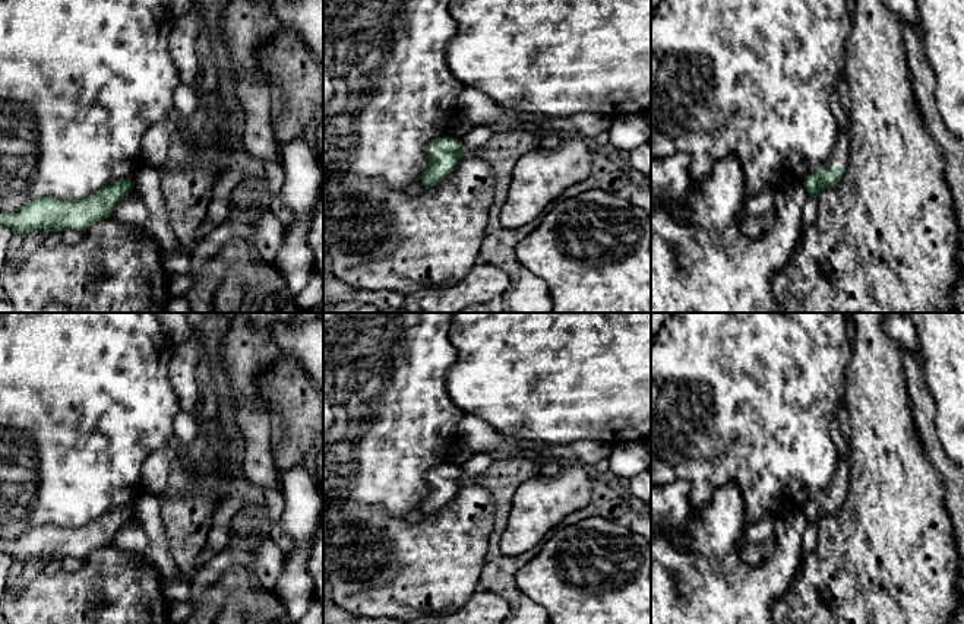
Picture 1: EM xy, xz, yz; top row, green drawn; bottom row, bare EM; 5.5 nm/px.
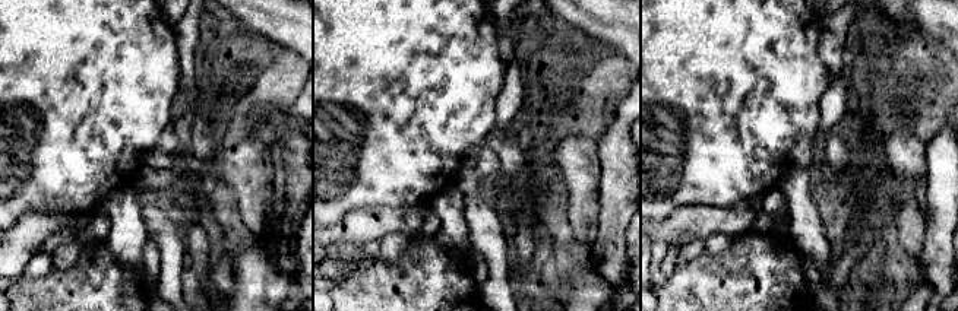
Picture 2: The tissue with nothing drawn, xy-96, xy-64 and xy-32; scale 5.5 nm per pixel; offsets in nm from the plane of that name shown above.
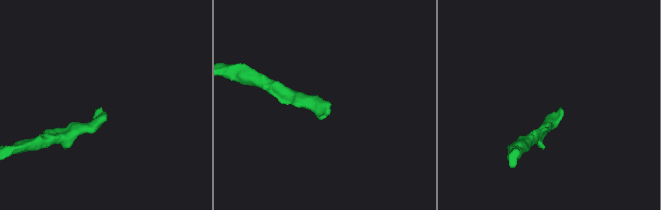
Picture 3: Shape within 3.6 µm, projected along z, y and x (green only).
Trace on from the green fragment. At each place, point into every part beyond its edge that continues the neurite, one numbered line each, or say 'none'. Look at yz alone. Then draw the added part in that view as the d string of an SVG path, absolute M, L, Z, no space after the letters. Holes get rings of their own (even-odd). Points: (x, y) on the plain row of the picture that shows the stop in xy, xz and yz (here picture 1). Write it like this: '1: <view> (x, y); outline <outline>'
1: yz (840, 484); outline M841 463L837 471L835 471L835 476L831 482L831 485L828 487L826 491L819 492L813 501L819 500L819 498L825 498L826 495L832 494L832 495L844 495L848 491L848 468Z

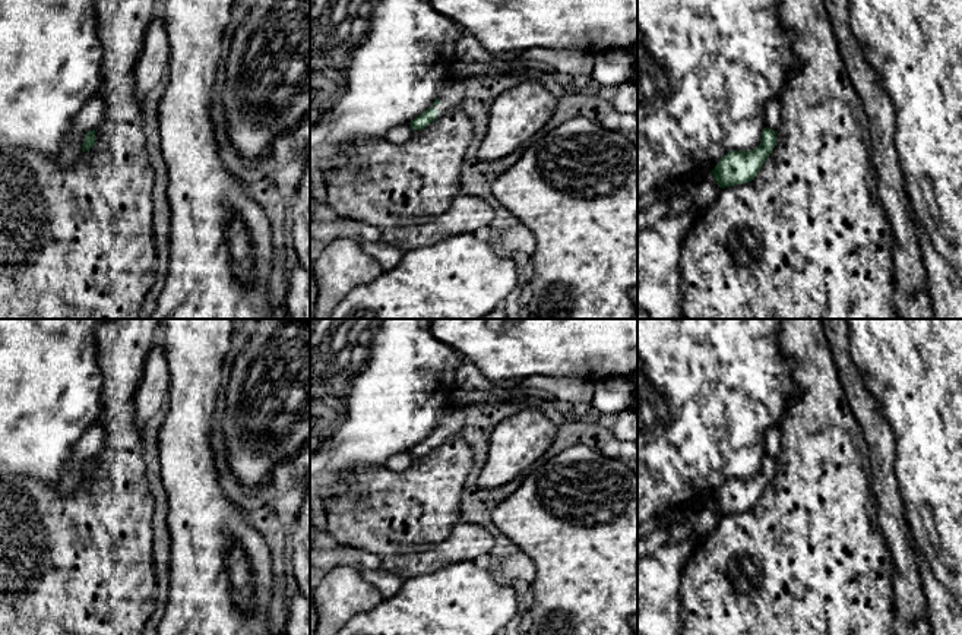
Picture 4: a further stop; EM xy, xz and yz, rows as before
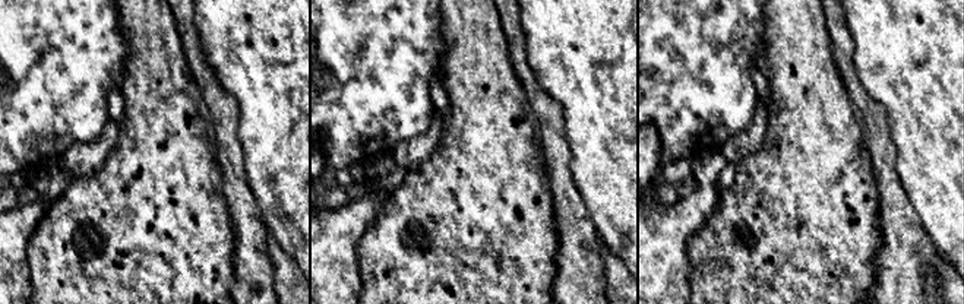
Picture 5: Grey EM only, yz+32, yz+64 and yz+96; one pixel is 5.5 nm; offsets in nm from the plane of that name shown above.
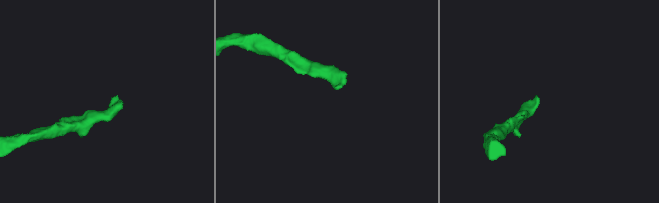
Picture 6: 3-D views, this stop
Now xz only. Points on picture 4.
1: xz (451, 423); outline M446 410L437 420L439 433L433 433L439 442L437 446L444 443L453 436L458 436L465 424L463 410Z

